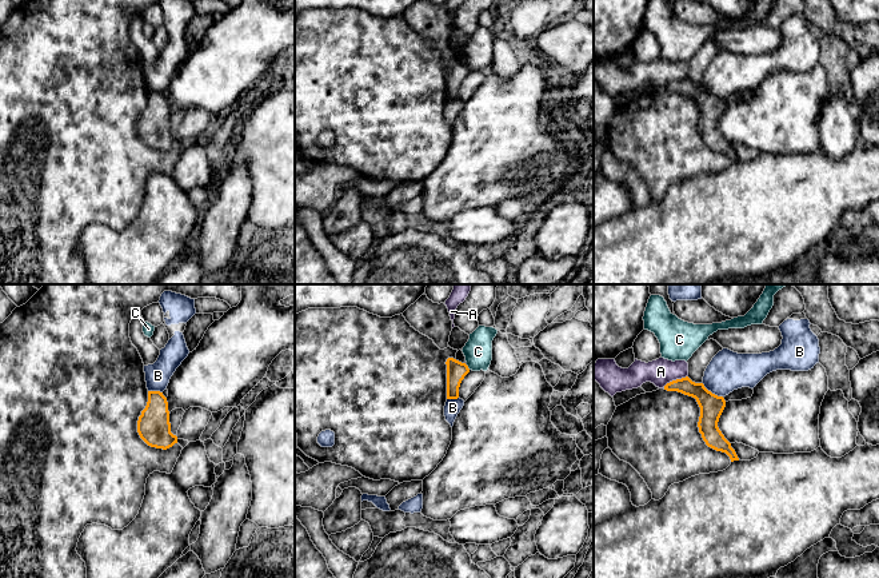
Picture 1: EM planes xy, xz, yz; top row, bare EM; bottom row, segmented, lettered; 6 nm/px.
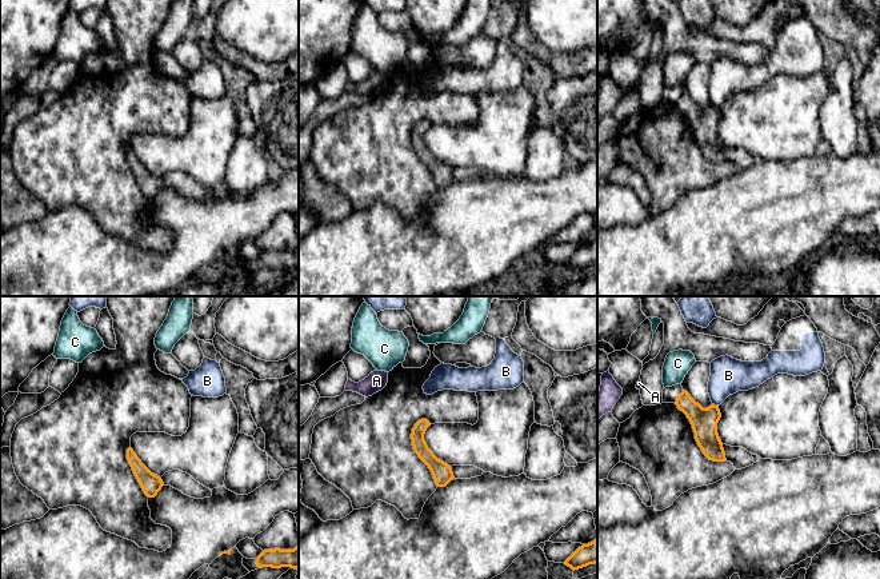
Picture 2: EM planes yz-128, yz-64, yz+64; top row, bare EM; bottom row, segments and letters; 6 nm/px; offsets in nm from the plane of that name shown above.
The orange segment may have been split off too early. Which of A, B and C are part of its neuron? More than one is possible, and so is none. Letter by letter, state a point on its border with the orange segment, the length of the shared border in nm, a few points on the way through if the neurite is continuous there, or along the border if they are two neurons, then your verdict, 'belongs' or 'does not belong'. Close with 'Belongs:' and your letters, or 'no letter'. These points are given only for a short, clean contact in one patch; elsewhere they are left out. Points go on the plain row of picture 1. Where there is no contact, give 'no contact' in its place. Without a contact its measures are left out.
A: meets orange in yz at (676, 80); contact 170 nm long; border along yz (687, 76), (672, 80), (663, 88); does not belong
B: meets orange in yz at (711, 94); contact 150 nm long; border along yz (702, 84), (722, 98); does not belong
C: meets orange in xz at (467, 68); contact 40 nm long; border along xz (466, 66), (470, 70); does not belong
Belongs: no letter

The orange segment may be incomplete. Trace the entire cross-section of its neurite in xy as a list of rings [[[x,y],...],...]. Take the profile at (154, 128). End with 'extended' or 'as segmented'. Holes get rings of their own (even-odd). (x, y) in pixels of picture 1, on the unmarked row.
[[[148,92],[148,103],[137,121],[140,139],[151,148],[167,151],[177,144],[171,133],[167,99],[160,92]]] | as segmented

